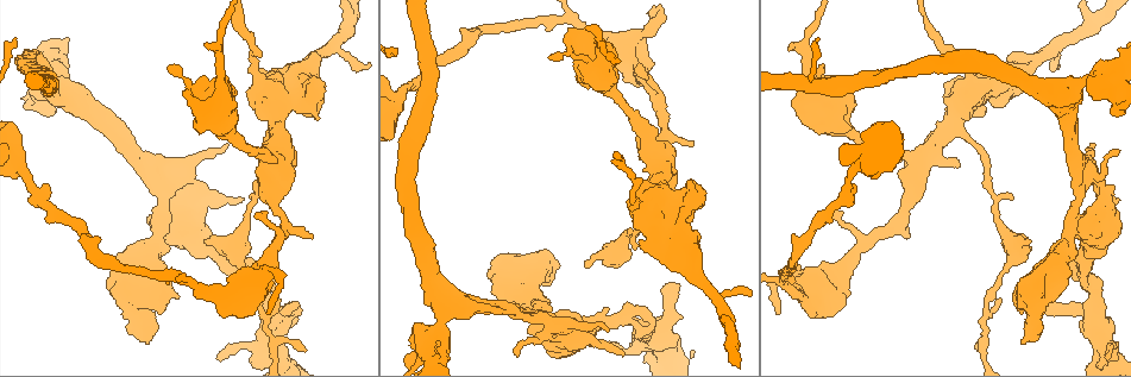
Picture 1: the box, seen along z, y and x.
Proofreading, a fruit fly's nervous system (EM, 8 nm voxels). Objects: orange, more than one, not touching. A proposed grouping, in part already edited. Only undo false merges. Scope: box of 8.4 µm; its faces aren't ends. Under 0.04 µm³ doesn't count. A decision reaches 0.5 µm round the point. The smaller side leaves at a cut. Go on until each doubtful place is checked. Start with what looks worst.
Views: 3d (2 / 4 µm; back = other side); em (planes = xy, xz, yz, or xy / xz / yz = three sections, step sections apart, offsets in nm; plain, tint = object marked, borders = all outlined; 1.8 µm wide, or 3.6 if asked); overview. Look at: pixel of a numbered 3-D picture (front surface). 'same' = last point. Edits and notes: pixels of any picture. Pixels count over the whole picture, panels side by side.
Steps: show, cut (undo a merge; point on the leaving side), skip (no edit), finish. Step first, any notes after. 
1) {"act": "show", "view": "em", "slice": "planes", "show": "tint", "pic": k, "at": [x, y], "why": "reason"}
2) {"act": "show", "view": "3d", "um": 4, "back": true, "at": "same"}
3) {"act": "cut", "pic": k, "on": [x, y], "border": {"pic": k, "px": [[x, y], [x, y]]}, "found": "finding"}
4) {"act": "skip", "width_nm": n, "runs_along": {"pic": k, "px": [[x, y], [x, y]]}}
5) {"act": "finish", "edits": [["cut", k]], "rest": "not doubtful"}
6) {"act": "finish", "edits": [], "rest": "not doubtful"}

{"act": "show", "view": "3d", "um": 2, "back": true, "pic": 1, "at": [1111, 93], "why": "calibre changes"}

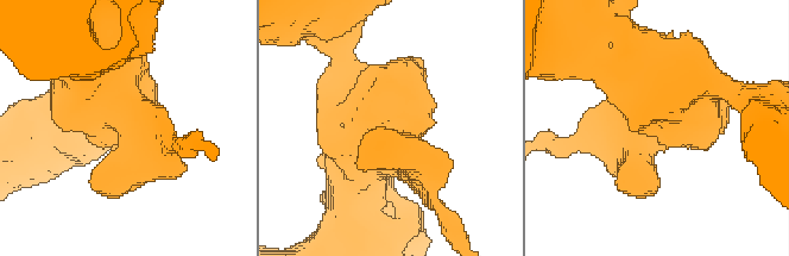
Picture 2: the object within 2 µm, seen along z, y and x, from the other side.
{"act": "show", "view": "em", "slice": "planes", "show": "tint", "pic": 2, "at": [135, 130], "why": "now the EM"}

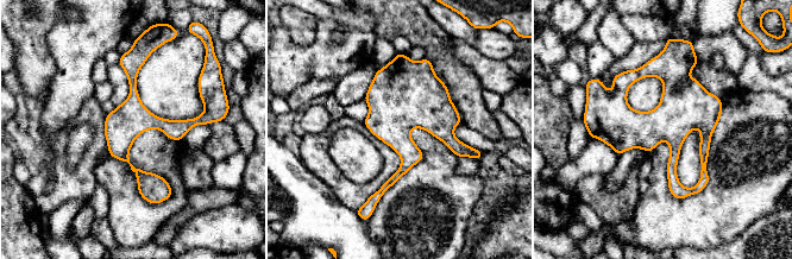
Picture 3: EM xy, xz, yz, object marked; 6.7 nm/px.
{"act": "skip", "found": "continuous, no second cell"}

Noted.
{"act": "show", "view": "em", "slice": "planes", "show": "plain", "pic": 1, "at": [981, 91], "why": "touches itself"}

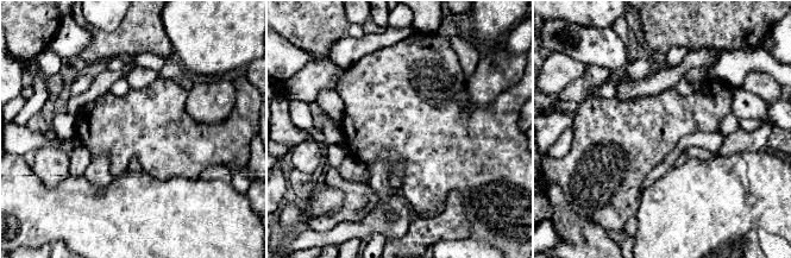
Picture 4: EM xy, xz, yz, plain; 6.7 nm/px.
{"act": "show", "view": "em", "slice": "planes", "show": "tint", "at": "same", "why": "with the object marked"}

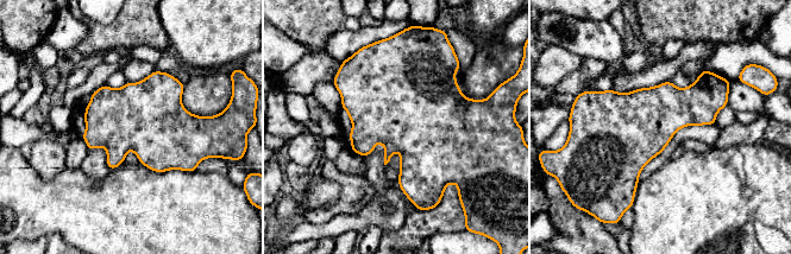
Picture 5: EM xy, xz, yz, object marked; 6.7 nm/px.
{"act": "skip", "found": "one cell here"}

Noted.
{"act": "show", "view": "em", "slice": "planes", "show": "plain", "pic": 1, "at": [1063, 237], "why": "thin neck"}

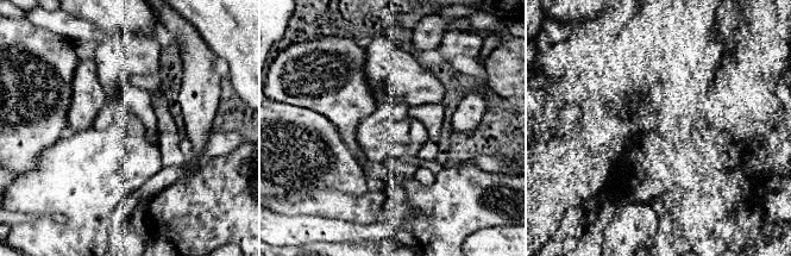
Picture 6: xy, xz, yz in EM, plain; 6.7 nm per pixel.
{"act": "show", "view": "em", "slice": "planes", "show": "tint", "at": "same"}

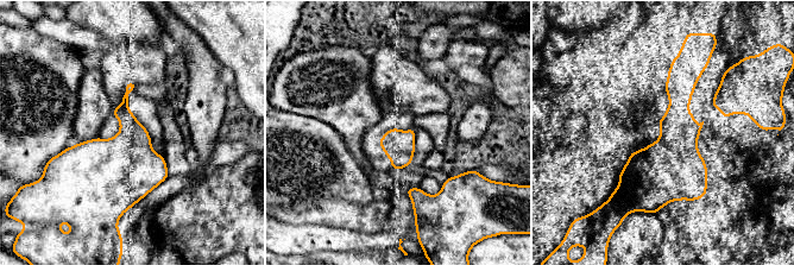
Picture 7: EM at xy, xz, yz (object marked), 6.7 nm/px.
{"act": "skip", "found": "continuous, no second cell"}

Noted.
{"act": "show", "view": "3d", "um": 2, "back": true, "pic": 1, "at": [411, 84]}

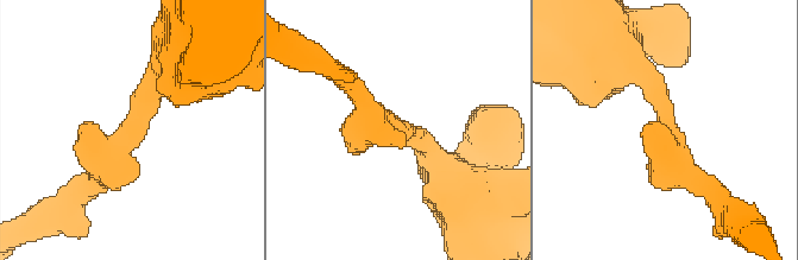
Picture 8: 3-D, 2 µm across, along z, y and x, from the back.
{"act": "show", "view": "em", "slice": "planes", "show": "borders", "pic": 8, "at": [665, 120], "why": "now the EM"}

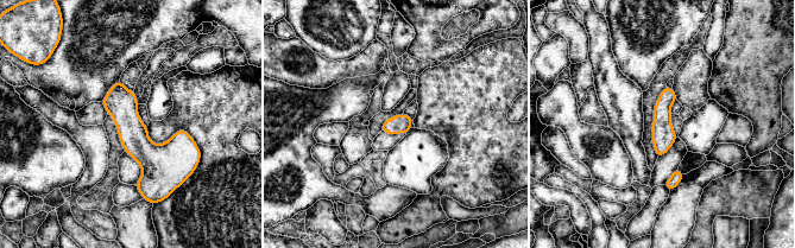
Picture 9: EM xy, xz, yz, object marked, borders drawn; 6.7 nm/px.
{"act": "skip", "runs_along": {"pic": 9, "px": [[118, 84], [147, 154], [147, 194]]}, "found": "one cell here"}

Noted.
{"act": "show", "view": "em", "um": 3.6, "slice": "yz", "step": 4, "show": "tint", "pic": 1, "at": [181, 225], "why": "sharp bend"}

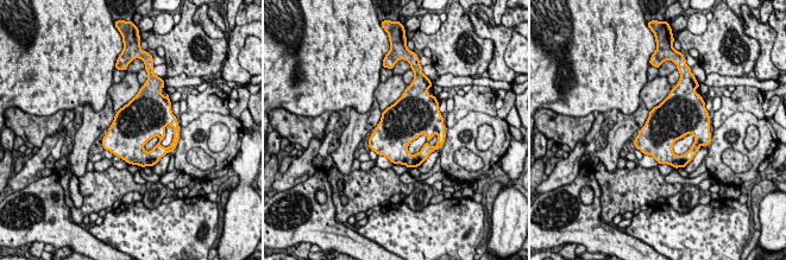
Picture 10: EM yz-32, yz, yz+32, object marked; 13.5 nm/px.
{"act": "show", "view": "em", "um": 3.6, "slice": "planes", "show": "borders", "at": "same", "why": "cut it another way"}

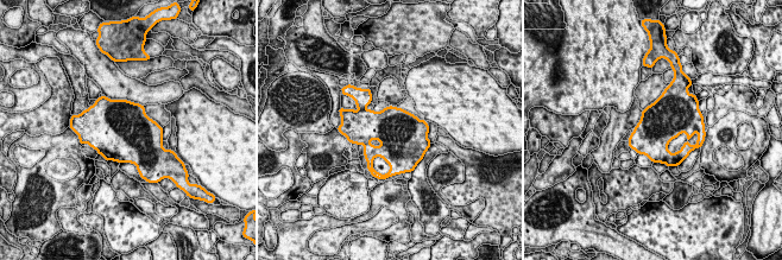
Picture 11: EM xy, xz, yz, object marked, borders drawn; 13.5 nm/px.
{"act": "skip", "found": "one cell here"}

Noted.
{"act": "show", "view": "3d", "um": 4, "back": true, "pic": 1, "at": [532, 313], "why": "touches itself"}

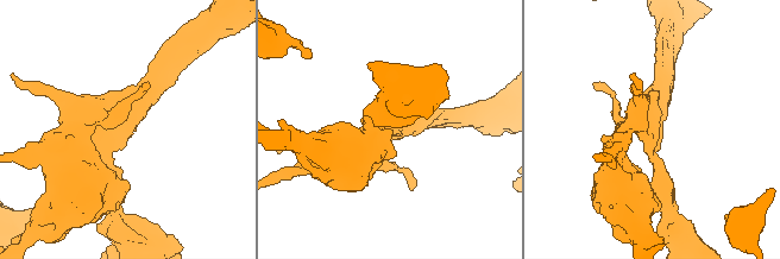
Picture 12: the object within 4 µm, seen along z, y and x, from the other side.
{"act": "show", "view": "em", "slice": "xy", "step": 8, "show": "plain", "pic": 12, "at": [654, 132]}

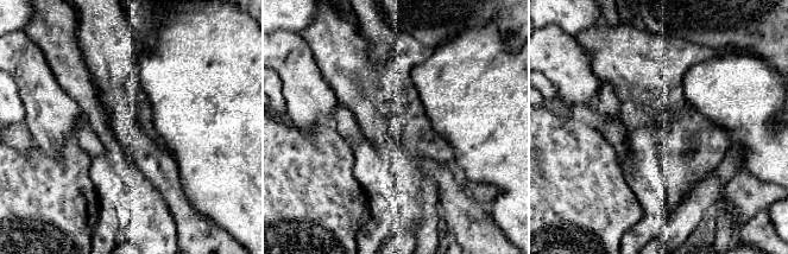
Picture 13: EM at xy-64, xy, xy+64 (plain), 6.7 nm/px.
{"act": "show", "view": "em", "slice": "xy", "step": 8, "show": "tint", "at": "same"}

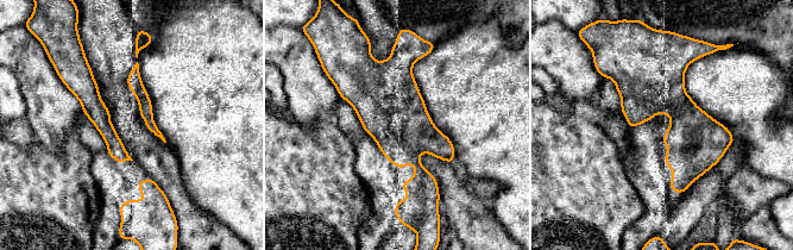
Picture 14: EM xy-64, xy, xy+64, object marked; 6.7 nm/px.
{"act": "skip", "found": "one cell here"}

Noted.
{"act": "show", "view": "em", "slice": "planes", "show": "tint", "pic": 1, "at": [654, 336], "why": "arms part here"}

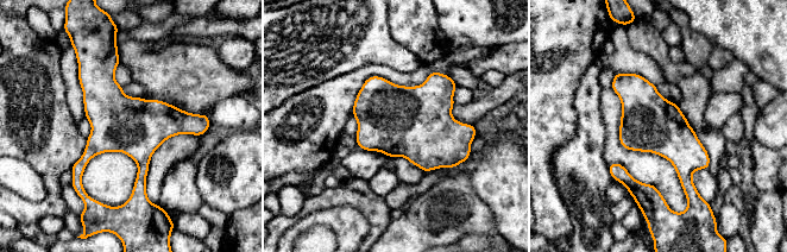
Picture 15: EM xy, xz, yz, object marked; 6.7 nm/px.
{"act": "skip", "found": "all the same cell"}

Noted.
{"act": "finish", "edits": [], "rest": "not doubtful"}

